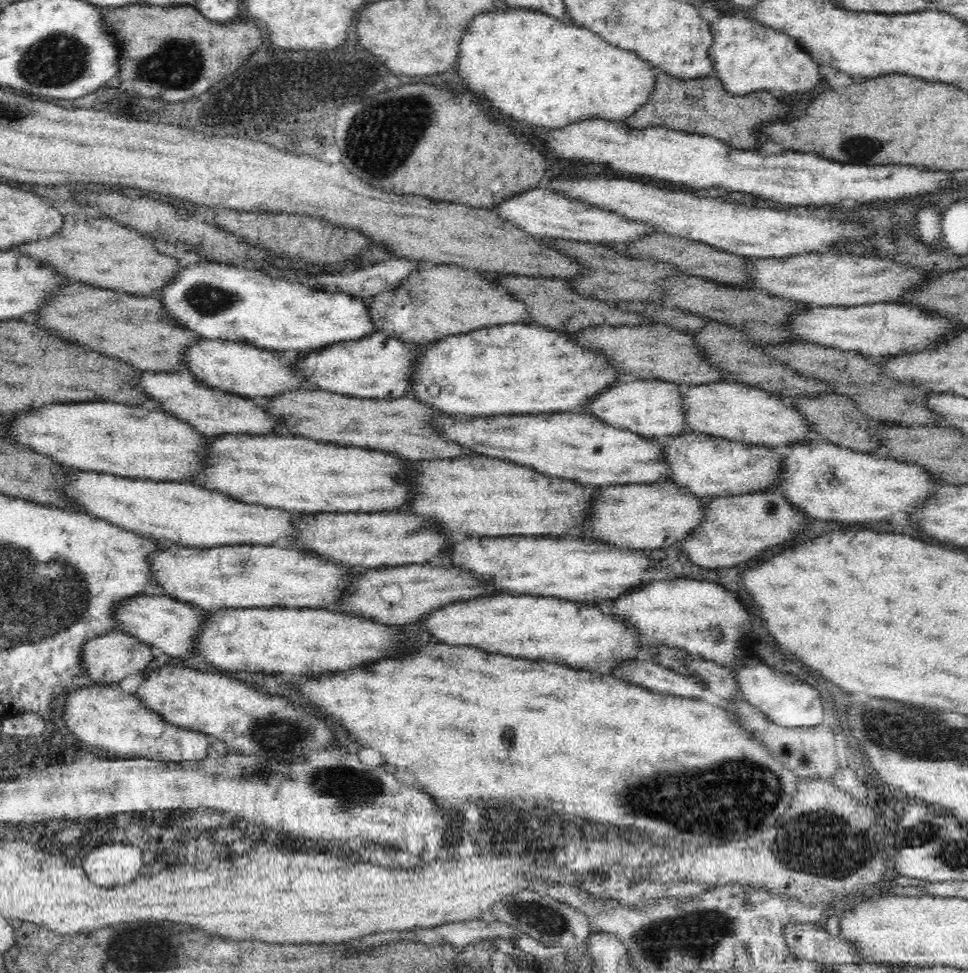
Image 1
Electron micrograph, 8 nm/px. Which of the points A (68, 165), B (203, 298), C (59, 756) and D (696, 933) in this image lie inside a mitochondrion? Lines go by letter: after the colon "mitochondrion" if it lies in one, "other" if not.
A: other
B: mitochondrion
C: other
D: mitochondrion

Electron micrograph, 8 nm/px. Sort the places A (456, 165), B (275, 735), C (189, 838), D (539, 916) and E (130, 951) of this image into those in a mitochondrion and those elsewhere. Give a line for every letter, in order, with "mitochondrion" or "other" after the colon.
A: other
B: mitochondrion
C: other
D: mitochondrion
E: mitochondrion

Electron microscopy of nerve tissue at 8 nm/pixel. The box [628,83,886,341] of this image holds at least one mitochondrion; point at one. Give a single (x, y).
(854, 150)

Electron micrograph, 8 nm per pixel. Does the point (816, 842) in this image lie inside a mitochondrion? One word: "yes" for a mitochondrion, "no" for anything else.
yes

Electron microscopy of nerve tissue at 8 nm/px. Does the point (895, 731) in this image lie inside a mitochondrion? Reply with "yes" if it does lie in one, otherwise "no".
yes

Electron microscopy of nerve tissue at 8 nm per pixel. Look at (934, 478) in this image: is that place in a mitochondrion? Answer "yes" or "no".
no

